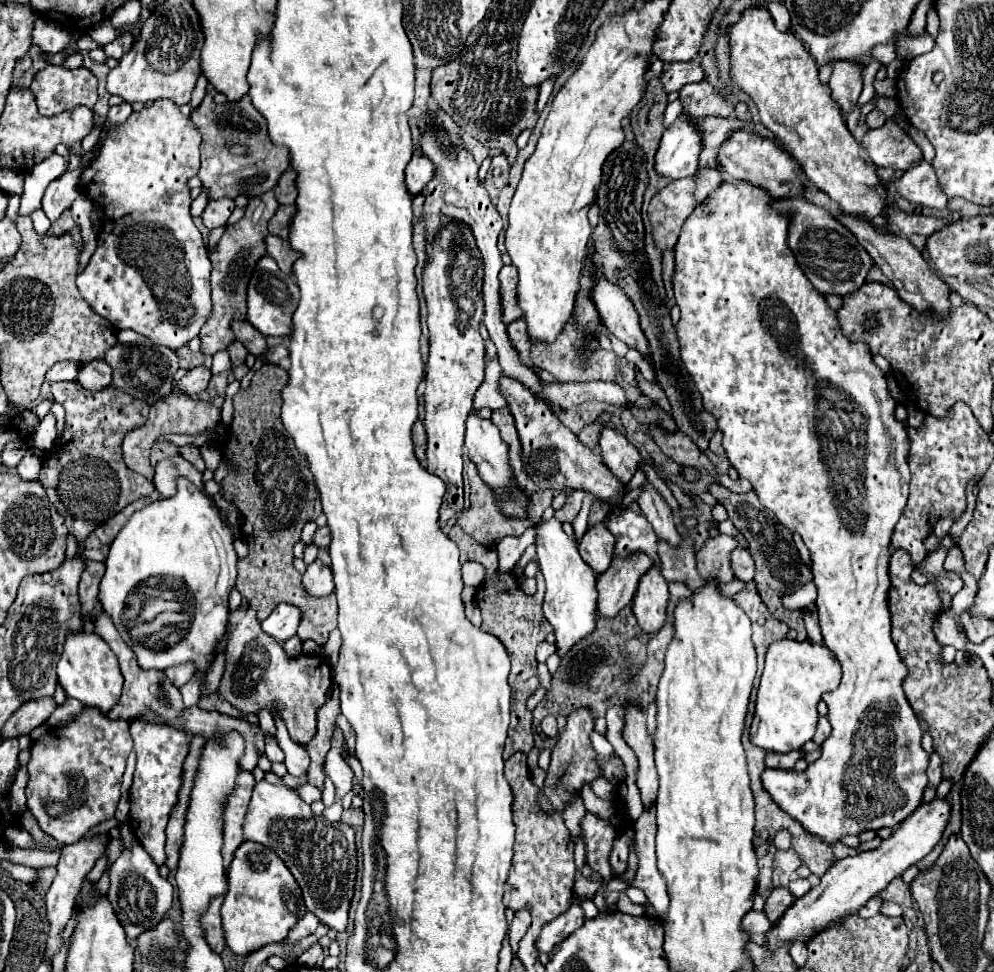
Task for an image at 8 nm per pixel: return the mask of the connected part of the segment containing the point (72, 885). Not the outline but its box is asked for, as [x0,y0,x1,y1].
[46,836,108,954]

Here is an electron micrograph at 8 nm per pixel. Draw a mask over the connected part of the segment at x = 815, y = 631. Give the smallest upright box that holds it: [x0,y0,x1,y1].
[804,610,822,644]

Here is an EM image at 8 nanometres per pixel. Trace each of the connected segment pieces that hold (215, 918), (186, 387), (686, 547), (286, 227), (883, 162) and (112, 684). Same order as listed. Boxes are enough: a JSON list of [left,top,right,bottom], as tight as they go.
[[200,896,226,954],[178,366,212,396],[658,536,705,588],[268,206,296,240],[862,118,922,172],[58,634,124,714]]

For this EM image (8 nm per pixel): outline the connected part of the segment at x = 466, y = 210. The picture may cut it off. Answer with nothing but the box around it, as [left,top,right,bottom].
[420,110,542,396]

